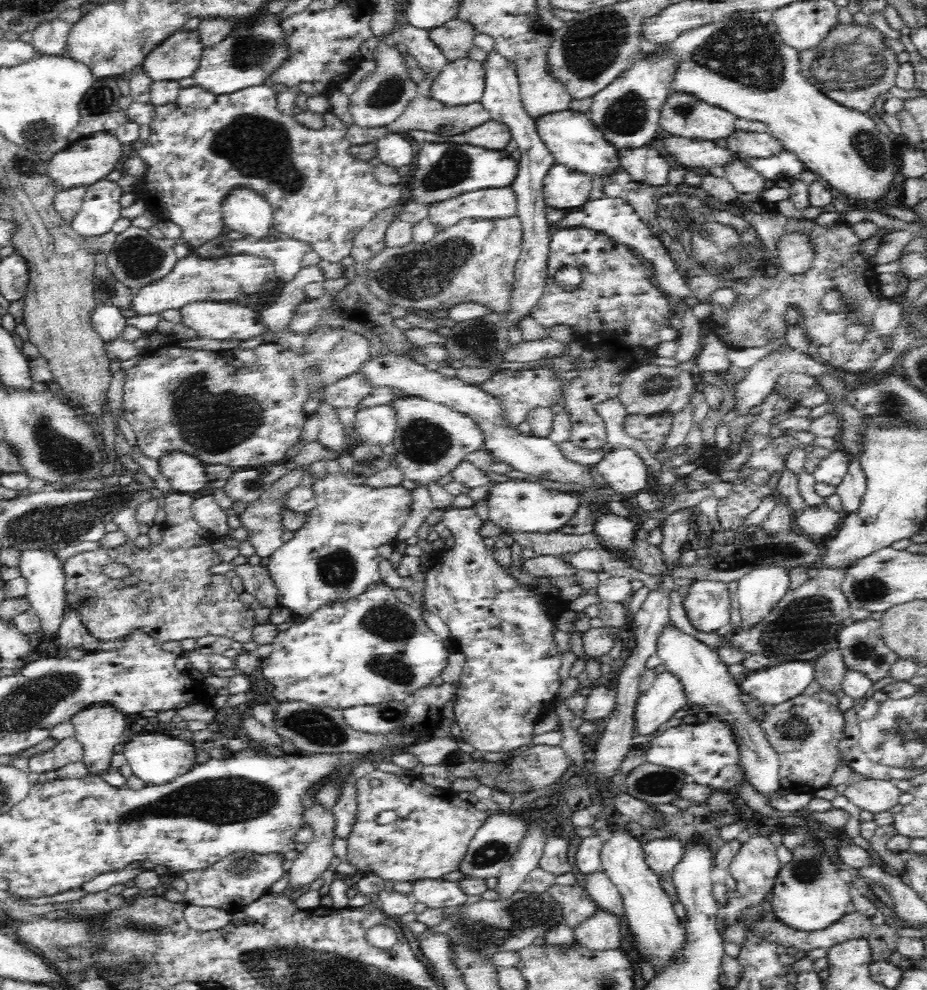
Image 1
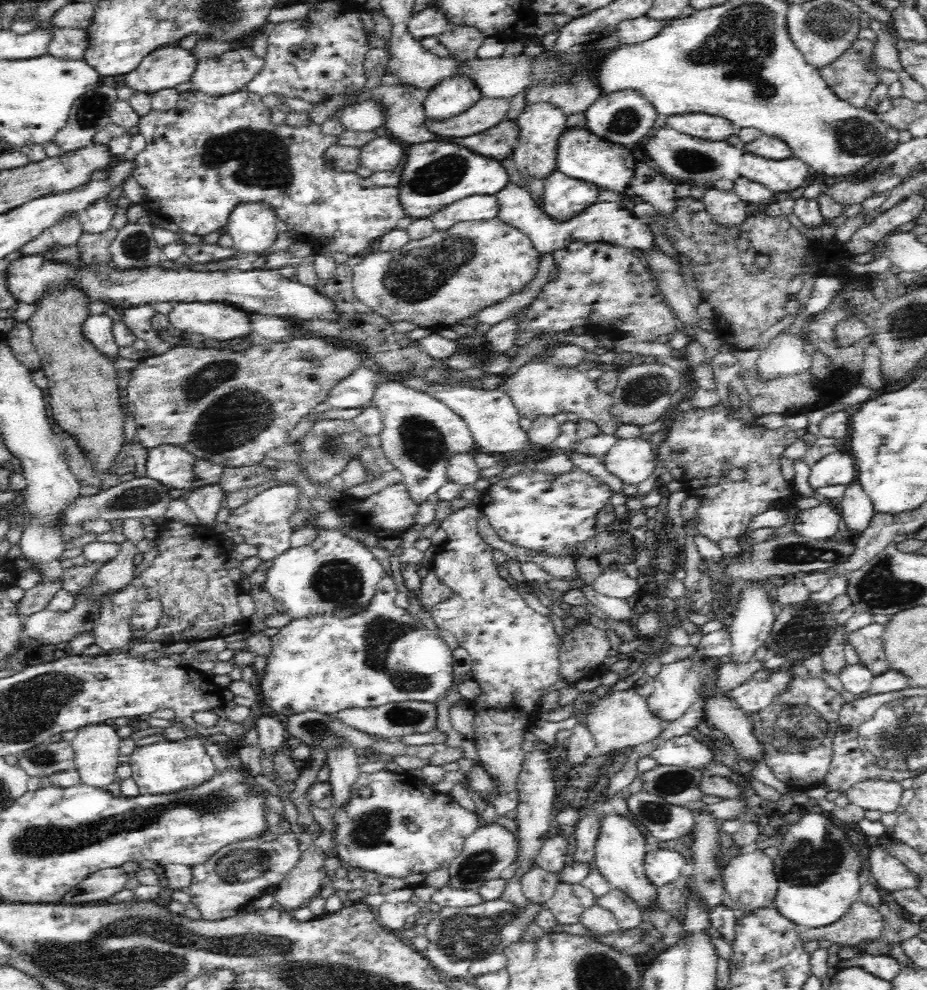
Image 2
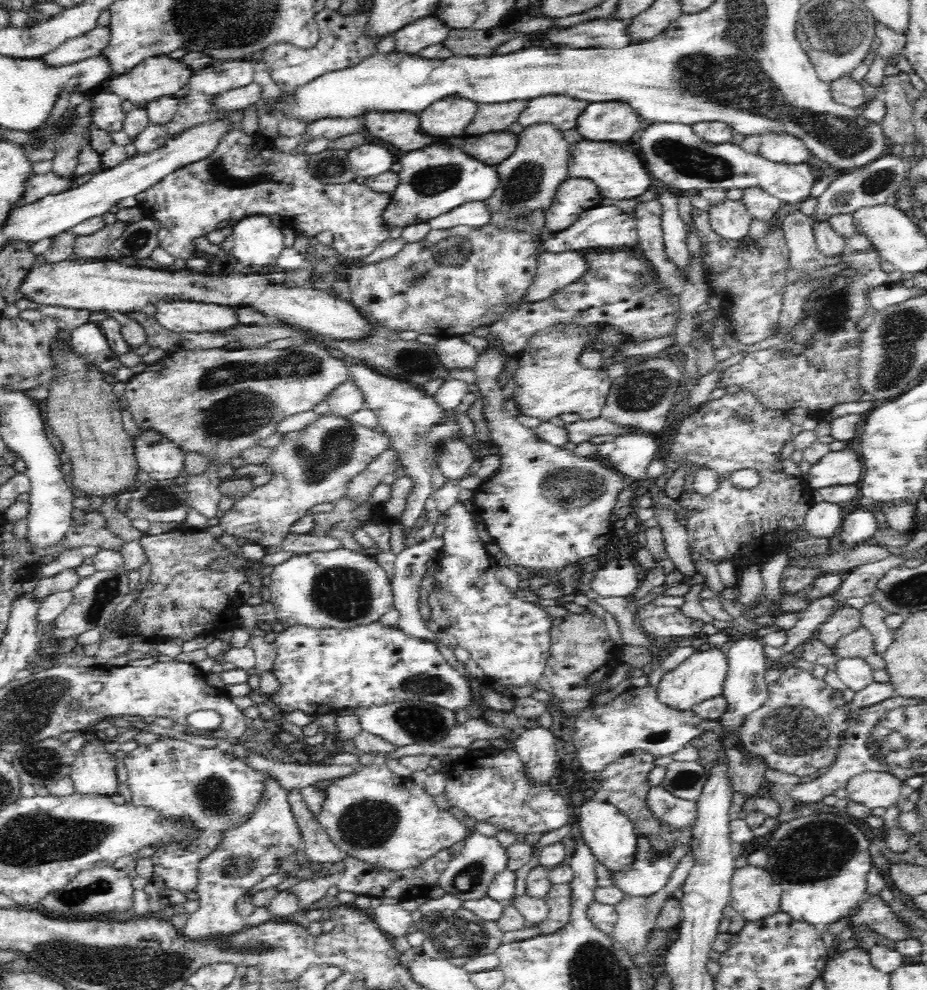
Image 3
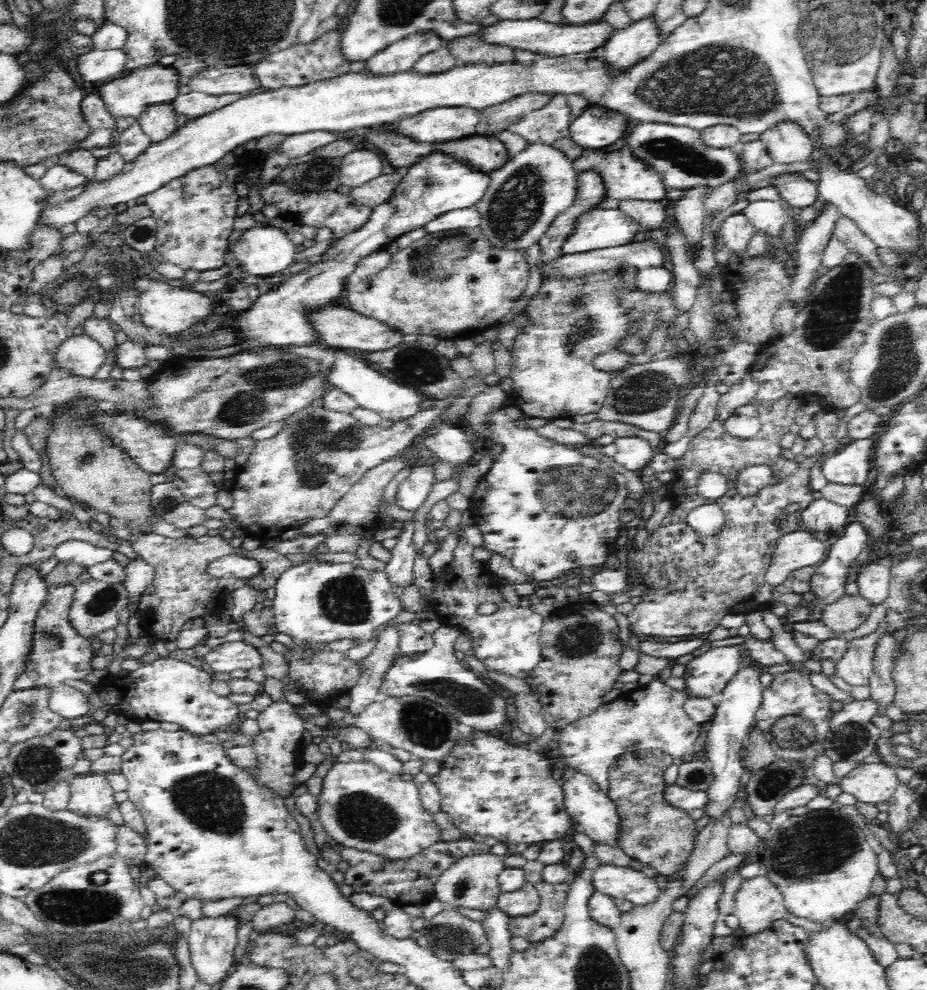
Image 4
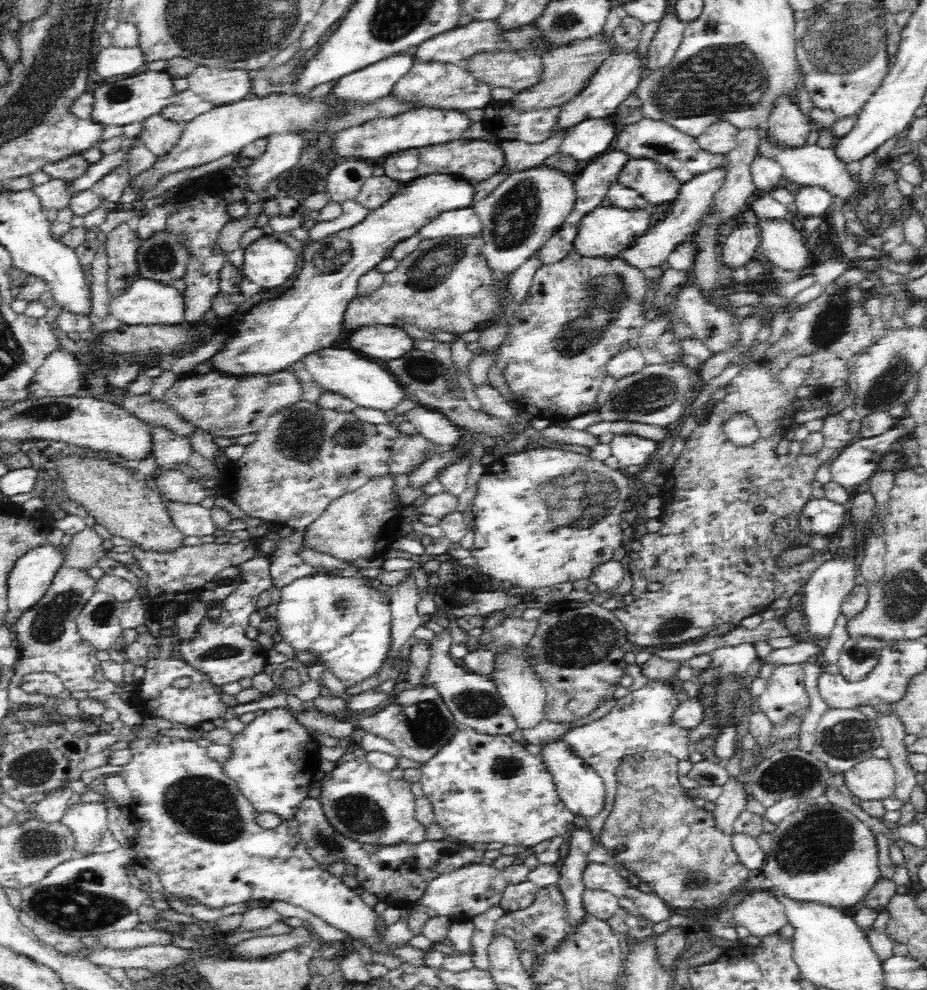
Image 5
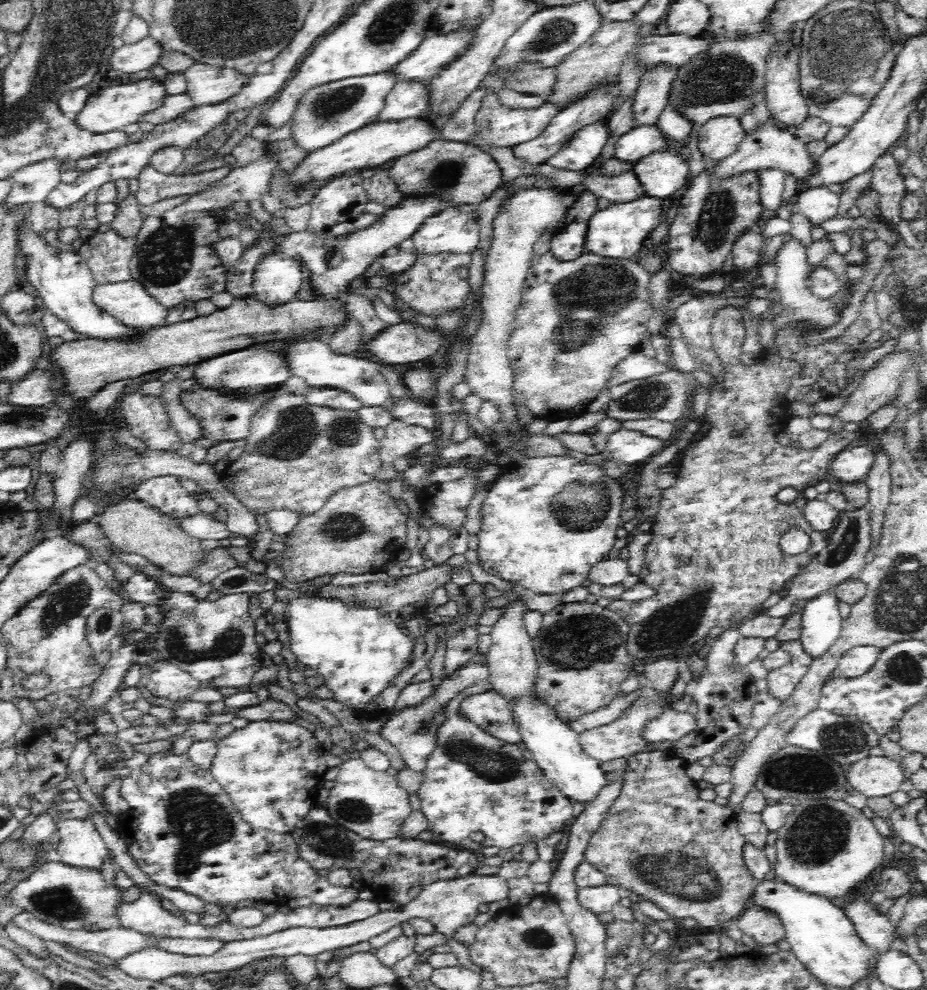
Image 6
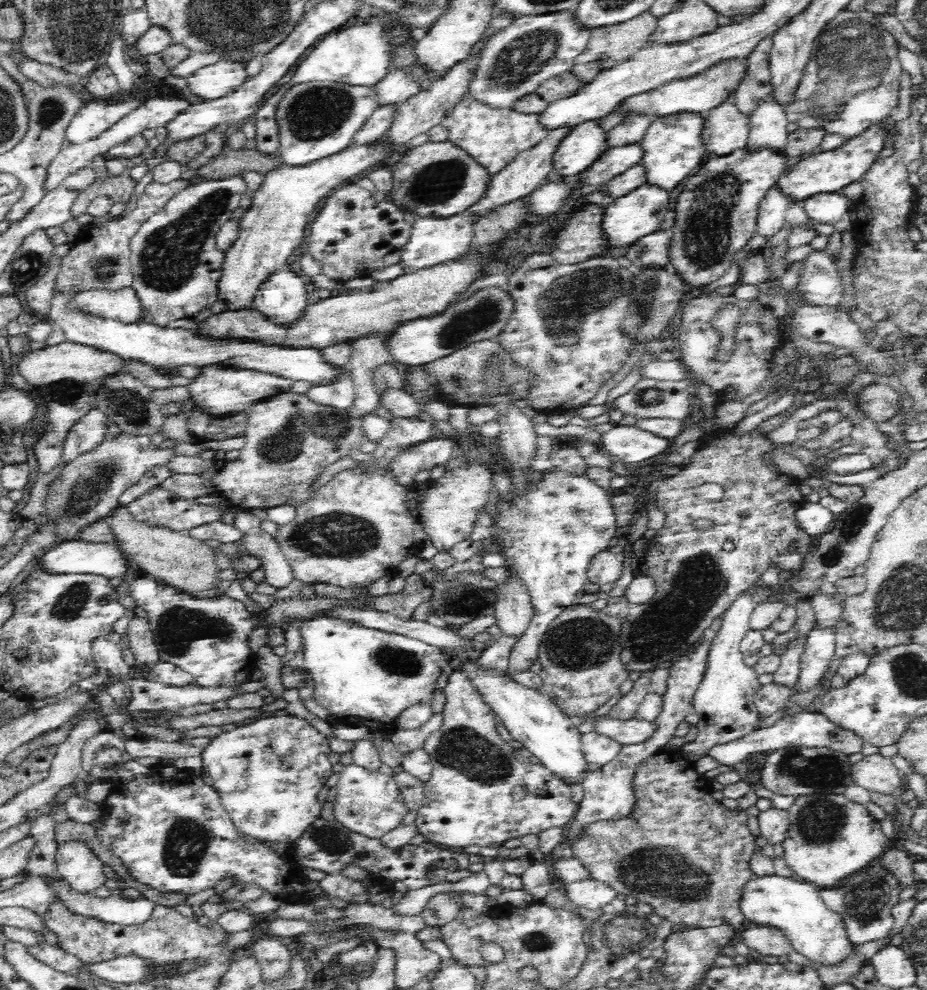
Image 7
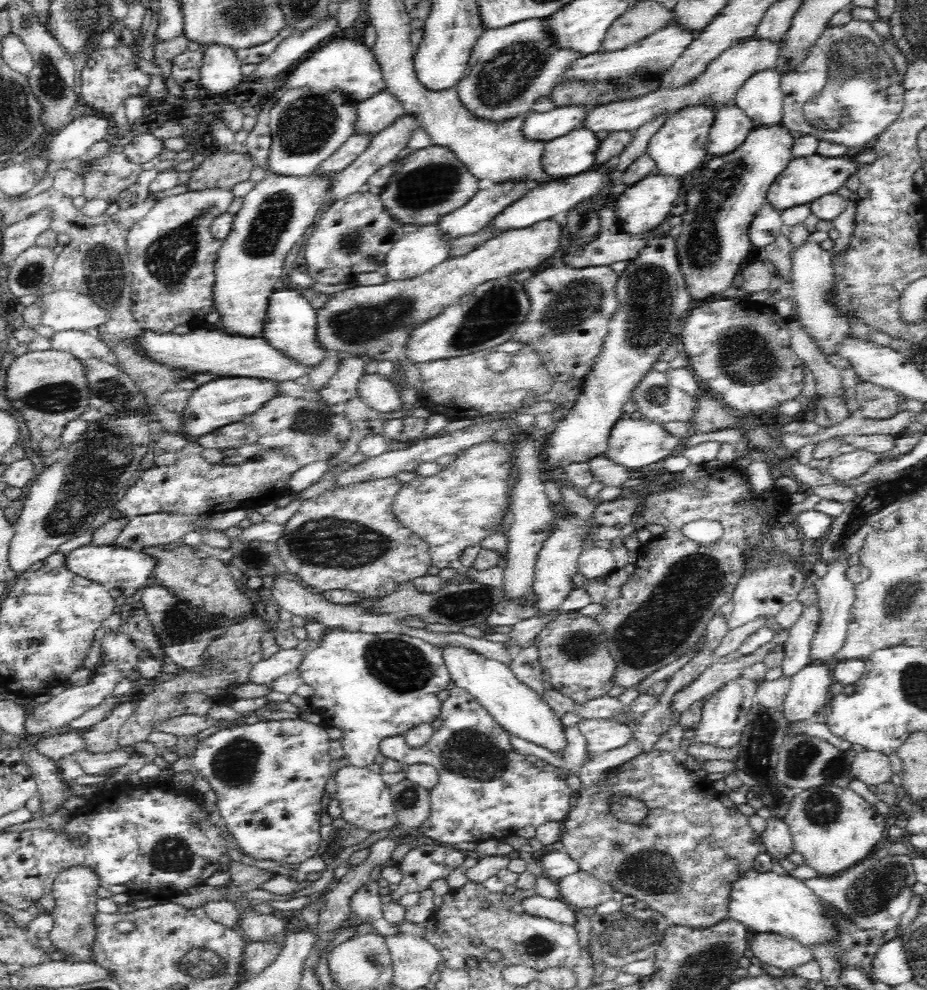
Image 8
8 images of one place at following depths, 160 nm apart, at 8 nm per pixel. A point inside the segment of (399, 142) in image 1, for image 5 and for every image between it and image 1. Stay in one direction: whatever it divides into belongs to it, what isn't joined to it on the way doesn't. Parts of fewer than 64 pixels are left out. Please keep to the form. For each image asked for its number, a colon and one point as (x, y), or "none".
2: (382, 154)
3: (370, 159)
4: (359, 166)
5: (345, 180)

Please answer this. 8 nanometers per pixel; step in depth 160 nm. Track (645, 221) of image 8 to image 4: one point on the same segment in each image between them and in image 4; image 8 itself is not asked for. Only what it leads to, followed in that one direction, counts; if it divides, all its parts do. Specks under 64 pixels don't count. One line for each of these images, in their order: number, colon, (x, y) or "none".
4: (599, 228)
5: (606, 232)
6: (618, 231)
7: (639, 212)

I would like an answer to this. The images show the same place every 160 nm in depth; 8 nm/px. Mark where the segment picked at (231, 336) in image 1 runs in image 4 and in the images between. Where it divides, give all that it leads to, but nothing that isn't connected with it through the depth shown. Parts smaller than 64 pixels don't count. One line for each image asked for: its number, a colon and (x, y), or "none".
2: (213, 320)
3: (177, 315)
4: (171, 310)

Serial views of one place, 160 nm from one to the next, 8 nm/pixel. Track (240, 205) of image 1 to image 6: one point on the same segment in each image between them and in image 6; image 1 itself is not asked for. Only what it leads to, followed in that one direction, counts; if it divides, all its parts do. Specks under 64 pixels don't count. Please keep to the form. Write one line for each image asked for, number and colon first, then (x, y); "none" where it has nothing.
2: (252, 226)
3: (258, 242)
4: (262, 251)
5: (269, 263)
6: (277, 281)

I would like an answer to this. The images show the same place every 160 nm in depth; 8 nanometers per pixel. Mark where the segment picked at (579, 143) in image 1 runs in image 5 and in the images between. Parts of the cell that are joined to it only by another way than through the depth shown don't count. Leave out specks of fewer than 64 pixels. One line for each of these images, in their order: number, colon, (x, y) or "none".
2: (582, 155)
3: (620, 174)
4: (626, 176)
5: (655, 182)

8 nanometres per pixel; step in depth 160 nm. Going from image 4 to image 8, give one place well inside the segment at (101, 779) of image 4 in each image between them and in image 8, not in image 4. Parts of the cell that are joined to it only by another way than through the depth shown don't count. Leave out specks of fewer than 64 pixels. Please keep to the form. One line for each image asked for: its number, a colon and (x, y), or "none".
5: (87, 821)
6: (80, 846)
7: (82, 870)
8: (73, 934)

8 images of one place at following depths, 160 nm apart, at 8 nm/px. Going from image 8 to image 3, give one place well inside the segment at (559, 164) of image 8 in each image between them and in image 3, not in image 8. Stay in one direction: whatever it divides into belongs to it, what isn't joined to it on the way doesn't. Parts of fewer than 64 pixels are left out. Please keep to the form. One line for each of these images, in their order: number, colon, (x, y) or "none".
3: (600, 121)
4: (598, 126)
5: (587, 141)
6: (579, 152)
7: (580, 147)

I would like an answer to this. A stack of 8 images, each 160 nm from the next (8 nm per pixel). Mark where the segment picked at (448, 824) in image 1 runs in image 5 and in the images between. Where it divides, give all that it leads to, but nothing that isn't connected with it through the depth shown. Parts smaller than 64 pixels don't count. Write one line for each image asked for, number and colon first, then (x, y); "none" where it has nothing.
2: (404, 827)
3: (373, 815)
4: (361, 806)
5: (362, 802)

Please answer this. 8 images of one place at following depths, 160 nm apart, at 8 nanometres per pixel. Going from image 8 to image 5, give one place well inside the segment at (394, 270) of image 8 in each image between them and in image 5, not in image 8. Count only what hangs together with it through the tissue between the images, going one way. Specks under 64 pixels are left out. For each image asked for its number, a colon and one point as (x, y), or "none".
5: (465, 222)
6: (449, 231)
7: (433, 241)

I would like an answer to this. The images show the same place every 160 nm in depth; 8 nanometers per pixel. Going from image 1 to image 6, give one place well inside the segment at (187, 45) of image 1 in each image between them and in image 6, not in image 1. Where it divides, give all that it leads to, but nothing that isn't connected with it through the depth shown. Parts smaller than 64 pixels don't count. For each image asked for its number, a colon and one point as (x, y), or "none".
2: (169, 66)
3: (156, 77)
4: (128, 97)
5: (135, 98)
6: (109, 109)

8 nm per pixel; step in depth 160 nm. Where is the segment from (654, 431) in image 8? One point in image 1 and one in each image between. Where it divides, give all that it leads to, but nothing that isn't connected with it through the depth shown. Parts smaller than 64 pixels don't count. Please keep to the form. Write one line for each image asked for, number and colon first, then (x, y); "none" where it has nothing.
1: (625, 472)
2: (632, 459)
3: (633, 453)
4: (634, 453)
5: (629, 449)
6: (630, 446)
7: (628, 444)

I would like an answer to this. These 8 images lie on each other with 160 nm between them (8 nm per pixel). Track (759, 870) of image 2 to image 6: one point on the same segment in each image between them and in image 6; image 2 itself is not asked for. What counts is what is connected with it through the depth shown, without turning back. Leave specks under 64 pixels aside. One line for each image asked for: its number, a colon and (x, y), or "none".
3: (755, 895)
4: (758, 904)
5: (760, 913)
6: (765, 927)

